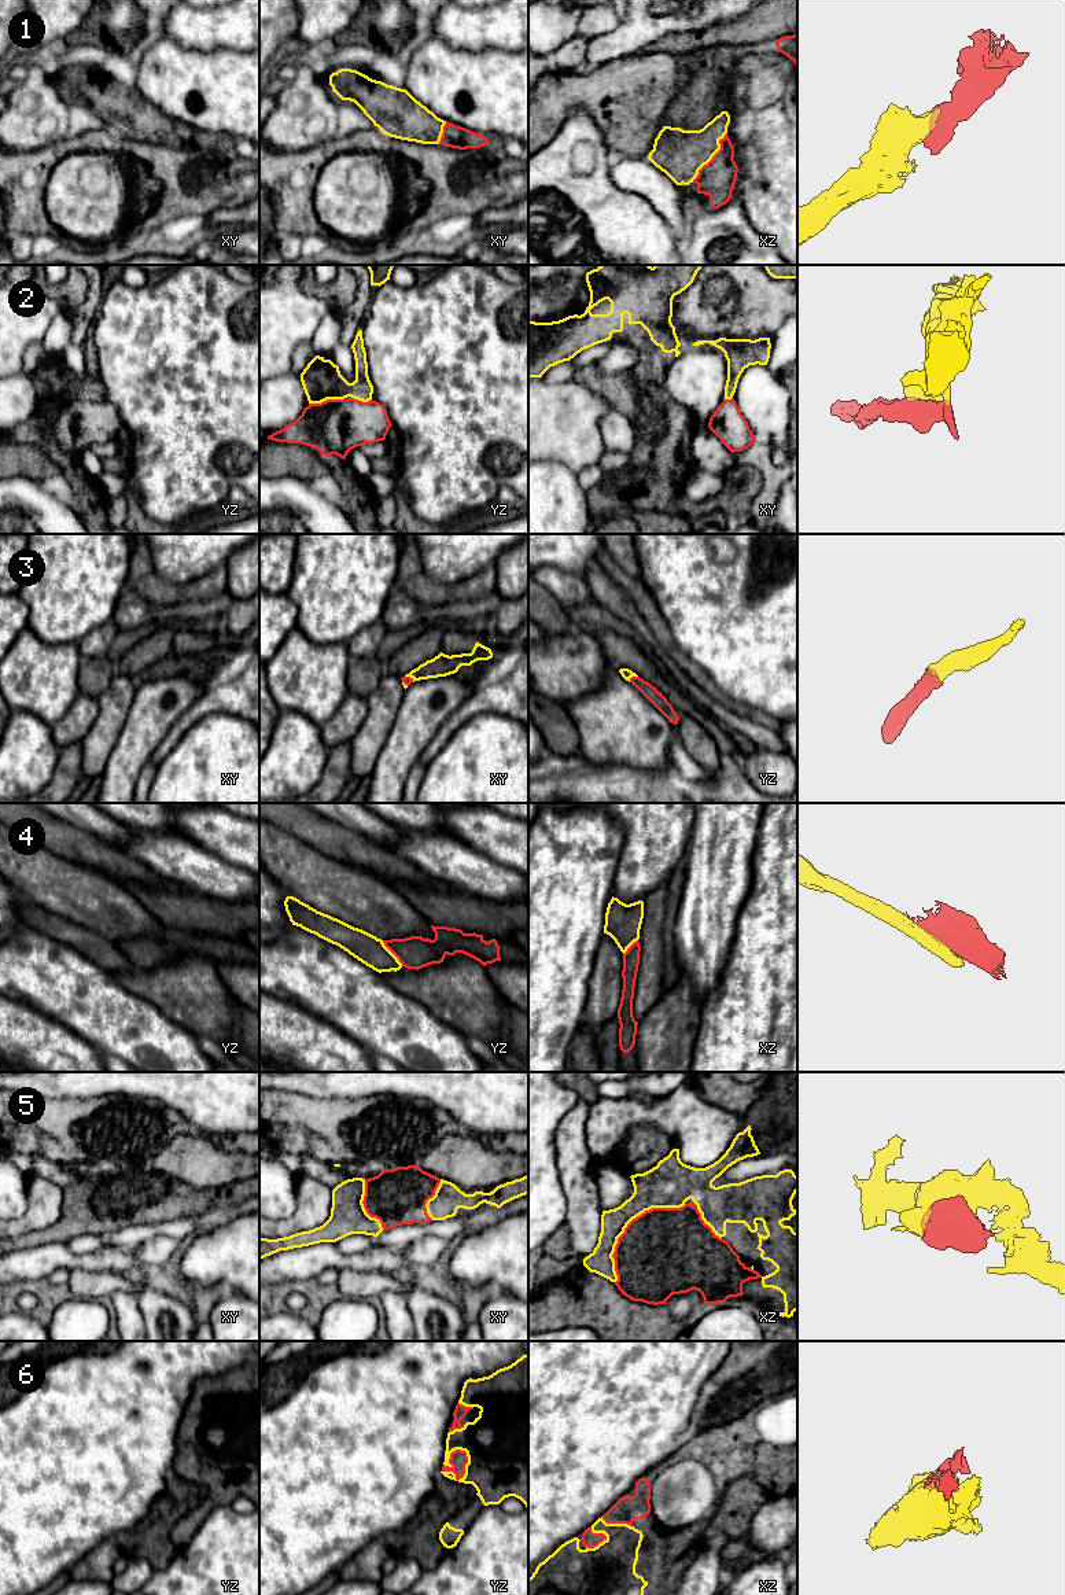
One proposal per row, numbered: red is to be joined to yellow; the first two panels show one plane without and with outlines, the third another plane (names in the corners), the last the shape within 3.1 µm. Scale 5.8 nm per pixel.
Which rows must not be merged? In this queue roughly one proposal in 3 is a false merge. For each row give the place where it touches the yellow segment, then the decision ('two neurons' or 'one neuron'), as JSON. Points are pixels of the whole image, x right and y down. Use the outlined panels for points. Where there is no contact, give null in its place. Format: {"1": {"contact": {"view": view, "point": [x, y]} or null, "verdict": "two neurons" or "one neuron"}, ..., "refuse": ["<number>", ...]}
{"1": {"contact": {"view": "xz", "point": [712, 155]}, "verdict": "one neuron"}, "2": {"contact": {"view": "yz", "point": [325, 400]}, "verdict": "two neurons"}, "3": {"contact": {"view": "yz", "point": [632, 676]}, "verdict": "one neuron"}, "4": {"contact": {"view": "yz", "point": [391, 953]}, "verdict": "two neurons"}, "5": {"contact": {"view": "xz", "point": [627, 1223]}, "verdict": "one neuron"}, "6": {"contact": {"view": "yz", "point": [450, 1452]}, "verdict": "one neuron"}, "refuse": ["2", "4"]}

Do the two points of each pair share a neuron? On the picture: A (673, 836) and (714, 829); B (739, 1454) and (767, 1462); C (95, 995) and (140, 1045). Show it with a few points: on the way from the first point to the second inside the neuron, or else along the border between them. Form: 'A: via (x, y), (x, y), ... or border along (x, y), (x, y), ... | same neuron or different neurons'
A: border along (695, 817), (684, 858) | different neurons
B: via (745, 1458), (761, 1462) | same neuron
C: via (104, 1008), (129, 1032) | same neuron

